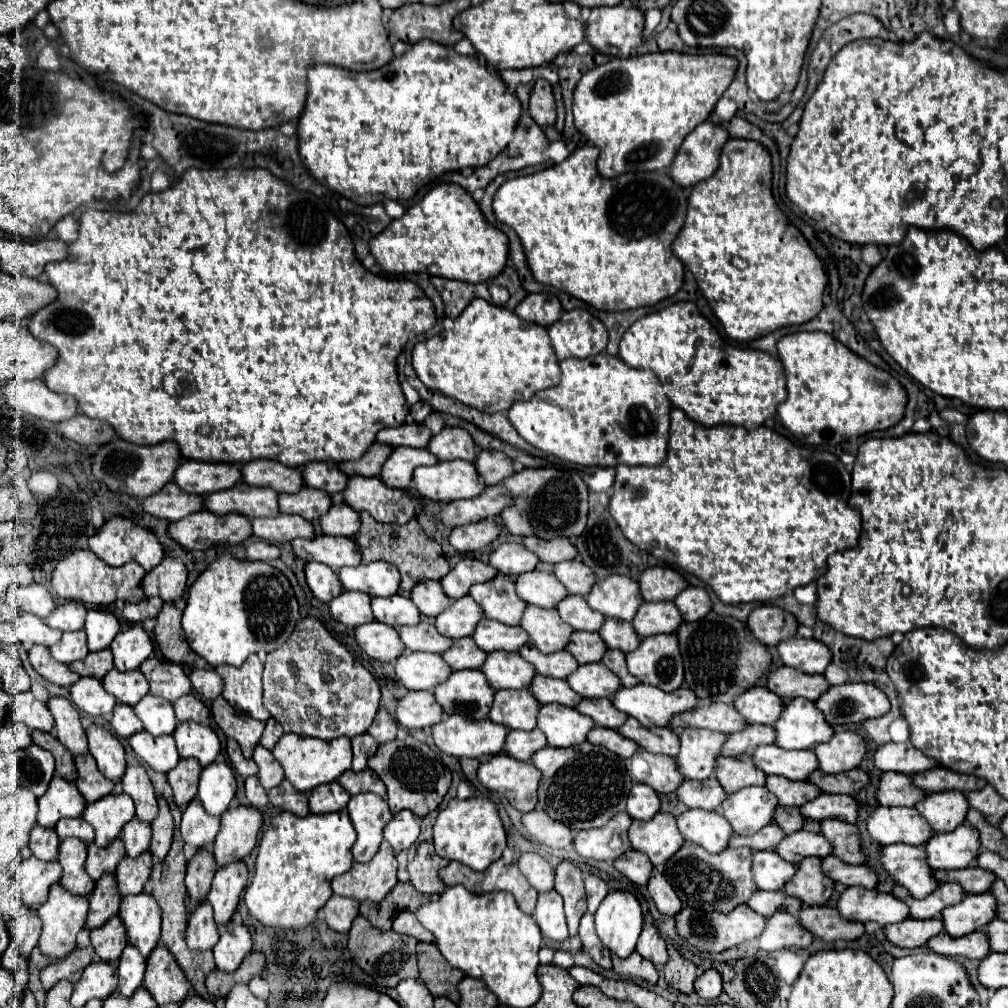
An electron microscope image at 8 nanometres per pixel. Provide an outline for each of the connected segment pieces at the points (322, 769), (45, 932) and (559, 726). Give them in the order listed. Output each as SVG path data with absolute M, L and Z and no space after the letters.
M284 734L278 744L274 746L272 754L284 768L286 780L294 784L298 792L310 792L312 788L334 782L338 780L346 770L352 768L352 748L350 748L350 738L338 738L338 740L318 740L318 738L308 738L308 736L298 736L298 734Z
M60 882L54 884L54 888L50 888L48 900L38 908L38 916L42 920L42 936L40 936L38 946L40 946L42 954L46 954L54 960L68 956L76 948L76 936L86 924L86 914L88 914L88 898L66 892Z
M544 704L538 712L538 728L546 734L548 746L574 746L586 742L586 734L594 728L594 722L576 708Z

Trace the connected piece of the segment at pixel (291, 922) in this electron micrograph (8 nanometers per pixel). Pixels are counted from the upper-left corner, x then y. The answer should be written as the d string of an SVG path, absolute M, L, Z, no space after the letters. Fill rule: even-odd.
M292 812L276 814L262 834L252 884L244 892L250 914L266 926L286 930L300 930L312 924L316 912L332 896L332 878L350 870L354 842L356 830L346 812L308 814L304 818Z

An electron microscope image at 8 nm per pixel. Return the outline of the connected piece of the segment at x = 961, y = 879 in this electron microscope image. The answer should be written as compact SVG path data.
M968 866L962 870L940 870L936 872L936 878L944 882L958 882L966 894L982 894L990 890L990 884L996 880L994 872L984 870L980 866Z

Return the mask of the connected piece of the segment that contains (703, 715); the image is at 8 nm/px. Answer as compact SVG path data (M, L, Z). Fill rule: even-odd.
M716 702L712 706L700 706L692 712L684 712L682 716L676 716L670 728L672 730L708 728L708 730L732 734L732 732L746 728L746 720L742 720L742 716L738 716L738 710L732 704Z

